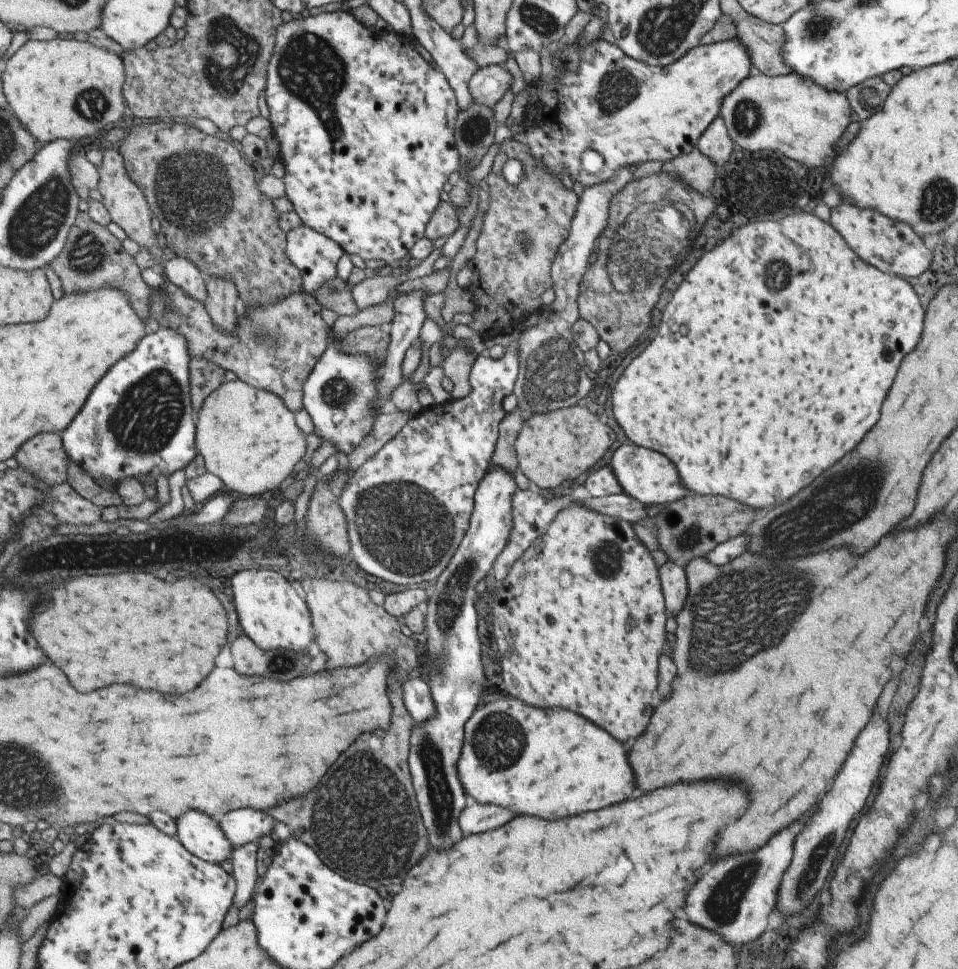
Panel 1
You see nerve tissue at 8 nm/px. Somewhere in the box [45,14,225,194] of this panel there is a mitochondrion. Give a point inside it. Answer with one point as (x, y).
(91, 104)

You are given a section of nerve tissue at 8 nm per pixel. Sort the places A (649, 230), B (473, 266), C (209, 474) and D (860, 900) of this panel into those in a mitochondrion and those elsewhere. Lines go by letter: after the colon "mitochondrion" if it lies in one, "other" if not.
A: mitochondrion
B: other
C: other
D: other

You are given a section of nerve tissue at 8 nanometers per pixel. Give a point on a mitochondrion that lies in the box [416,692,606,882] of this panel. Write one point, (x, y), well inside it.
(499, 740)

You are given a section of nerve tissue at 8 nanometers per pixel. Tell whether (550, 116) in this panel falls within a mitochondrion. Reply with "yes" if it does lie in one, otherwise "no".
no

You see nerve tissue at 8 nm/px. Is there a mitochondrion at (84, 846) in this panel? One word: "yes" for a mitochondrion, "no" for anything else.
no

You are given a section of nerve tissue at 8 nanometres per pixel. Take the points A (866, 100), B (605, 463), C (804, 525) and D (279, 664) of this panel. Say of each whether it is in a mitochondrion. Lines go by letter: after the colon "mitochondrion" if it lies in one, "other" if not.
A: mitochondrion
B: other
C: mitochondrion
D: mitochondrion

